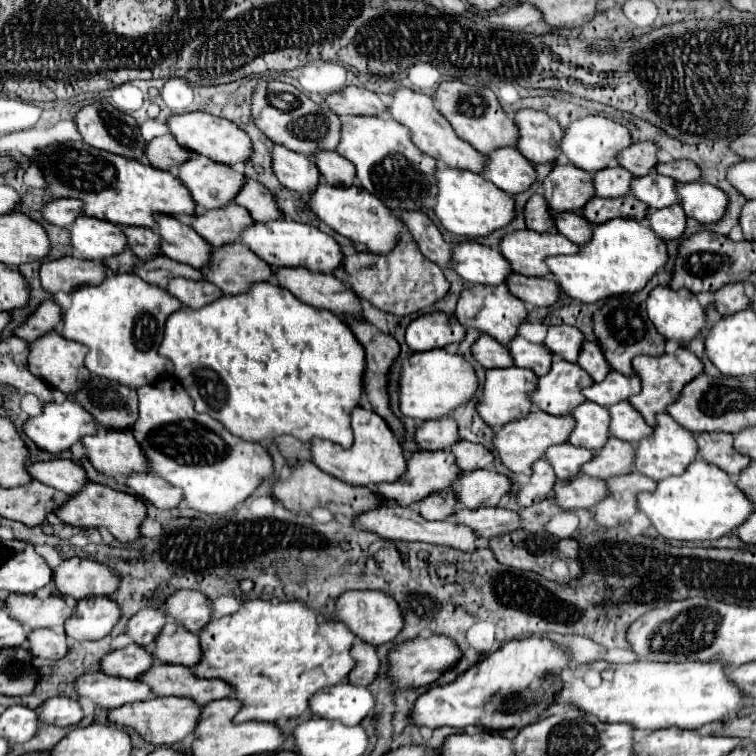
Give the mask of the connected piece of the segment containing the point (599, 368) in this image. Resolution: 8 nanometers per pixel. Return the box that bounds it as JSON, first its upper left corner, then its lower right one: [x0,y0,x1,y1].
[578,342,612,382]

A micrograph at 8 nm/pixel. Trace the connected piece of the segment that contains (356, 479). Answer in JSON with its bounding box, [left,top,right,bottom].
[310,408,406,486]

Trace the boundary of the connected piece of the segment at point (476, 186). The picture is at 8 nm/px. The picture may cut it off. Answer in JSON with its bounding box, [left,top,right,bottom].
[436,168,516,238]

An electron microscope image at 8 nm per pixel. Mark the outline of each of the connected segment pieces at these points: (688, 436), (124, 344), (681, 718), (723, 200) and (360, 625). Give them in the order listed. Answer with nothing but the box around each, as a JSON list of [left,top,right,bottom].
[[634,414,698,480],[62,274,182,388],[554,662,742,730],[678,182,730,224],[318,590,404,646]]

